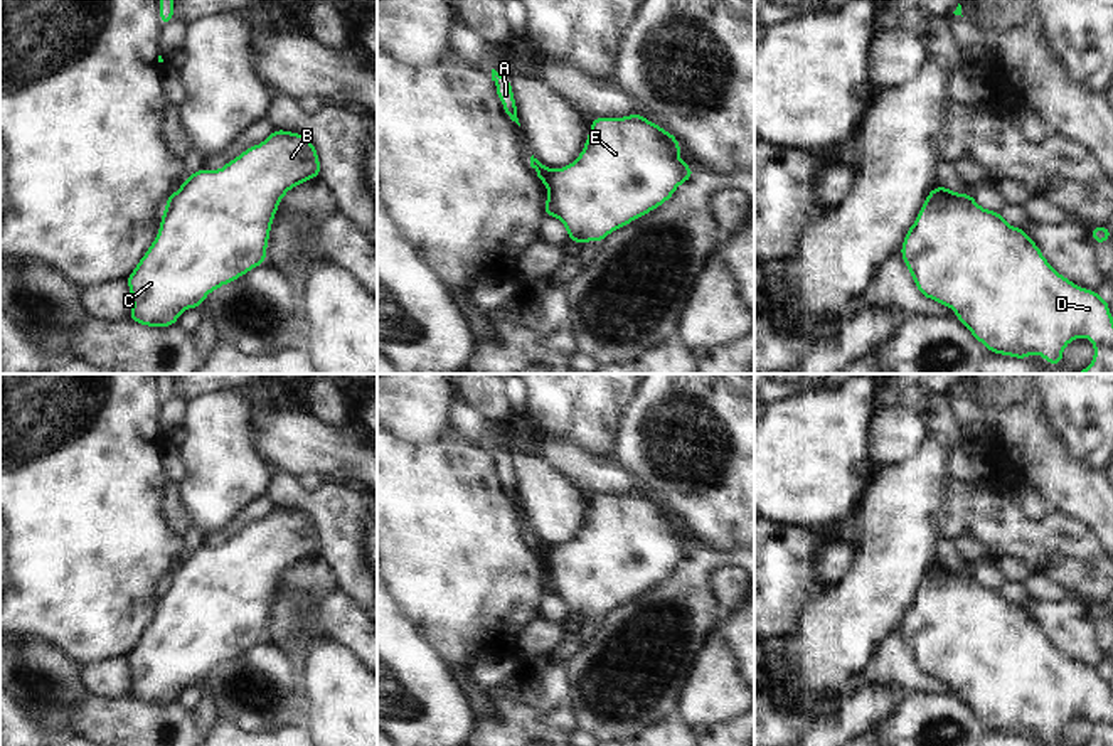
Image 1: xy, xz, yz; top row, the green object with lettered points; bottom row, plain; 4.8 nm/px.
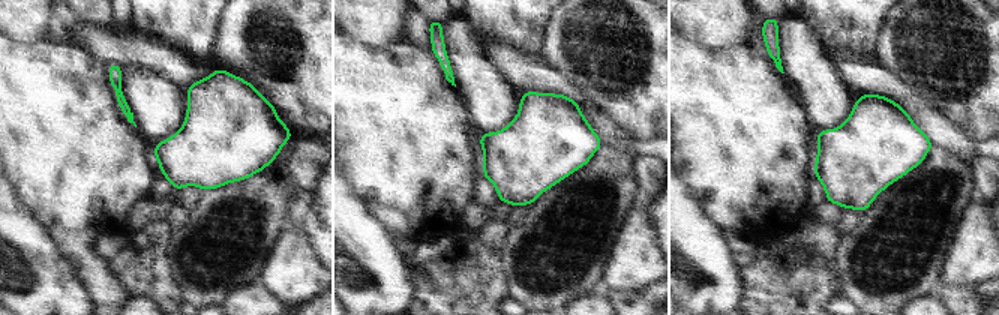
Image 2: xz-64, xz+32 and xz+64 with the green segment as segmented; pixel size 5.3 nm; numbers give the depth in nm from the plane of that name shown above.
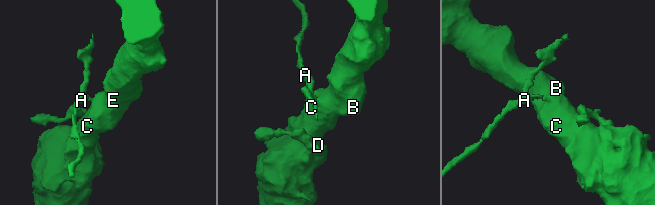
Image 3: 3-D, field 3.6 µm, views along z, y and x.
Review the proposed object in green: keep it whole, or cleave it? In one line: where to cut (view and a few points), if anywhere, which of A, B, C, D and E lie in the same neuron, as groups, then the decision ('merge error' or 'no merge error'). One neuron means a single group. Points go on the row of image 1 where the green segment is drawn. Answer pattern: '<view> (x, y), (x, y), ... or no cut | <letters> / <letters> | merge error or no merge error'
xz (551, 170), (546, 182) | A / B C D E | merge error

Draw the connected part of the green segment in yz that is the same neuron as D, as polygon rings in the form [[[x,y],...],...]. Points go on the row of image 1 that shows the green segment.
[[[933,187],[916,216],[916,222],[906,232],[899,253],[919,293],[950,306],[958,322],[992,354],[1014,359],[1041,354],[1046,362],[1059,365],[1064,347],[1074,338],[1086,337],[1093,342],[1094,359],[1078,374],[1113,374],[1113,318],[1108,301],[1061,276],[1025,231],[1007,224],[1000,212],[980,207],[972,194]]]

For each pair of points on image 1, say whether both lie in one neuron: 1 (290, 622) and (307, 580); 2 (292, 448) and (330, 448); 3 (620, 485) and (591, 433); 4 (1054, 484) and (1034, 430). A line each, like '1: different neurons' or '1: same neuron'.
1: same neuron
2: same neuron
3: different neurons
4: same neuron

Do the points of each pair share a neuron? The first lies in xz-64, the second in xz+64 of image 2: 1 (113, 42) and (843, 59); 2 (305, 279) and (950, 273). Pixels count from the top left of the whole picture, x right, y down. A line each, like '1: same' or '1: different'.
1: same
2: same

